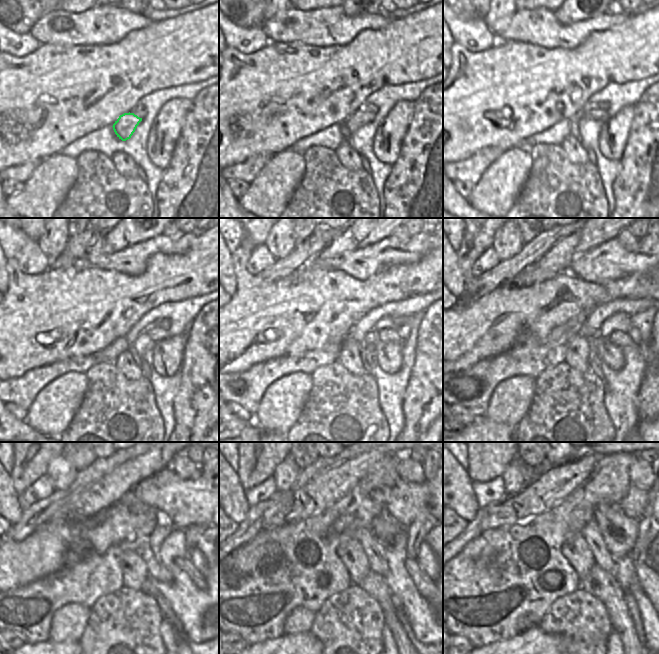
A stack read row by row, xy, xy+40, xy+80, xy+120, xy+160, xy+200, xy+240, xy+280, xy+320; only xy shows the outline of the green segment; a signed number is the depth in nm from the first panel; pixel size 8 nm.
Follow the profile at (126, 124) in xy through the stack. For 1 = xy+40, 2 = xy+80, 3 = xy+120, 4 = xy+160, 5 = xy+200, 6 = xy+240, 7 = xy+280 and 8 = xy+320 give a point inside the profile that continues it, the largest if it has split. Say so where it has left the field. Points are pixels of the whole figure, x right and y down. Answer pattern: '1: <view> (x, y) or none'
1: xy+40 (358, 119)
2: xy+80 (599, 114)
3: xy+120 (158, 334)
4: xy+160 (384, 335)
5: xy+200 (618, 338)
6: xy+240 (185, 564)
7: xy+280 (422, 582)
8: xy+320 (646, 577)

